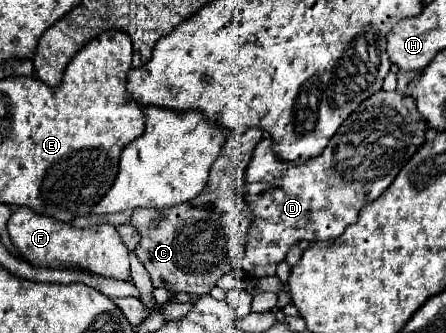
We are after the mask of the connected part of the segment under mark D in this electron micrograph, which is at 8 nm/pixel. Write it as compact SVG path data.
M377 91L349 119L341 129L333 135L329 145L323 149L321 155L305 161L305 163L289 163L275 155L273 141L269 137L261 139L261 143L253 151L253 159L245 173L243 191L247 193L249 201L253 203L255 221L249 227L247 233L247 253L243 257L241 269L251 277L267 277L275 275L277 263L281 263L299 239L307 241L333 241L337 239L347 225L357 223L357 215L363 205L375 201L397 177L401 167L411 159L411 155L417 151L417 147L425 141L427 121L421 117L421 113L415 107L415 101L393 91Z

